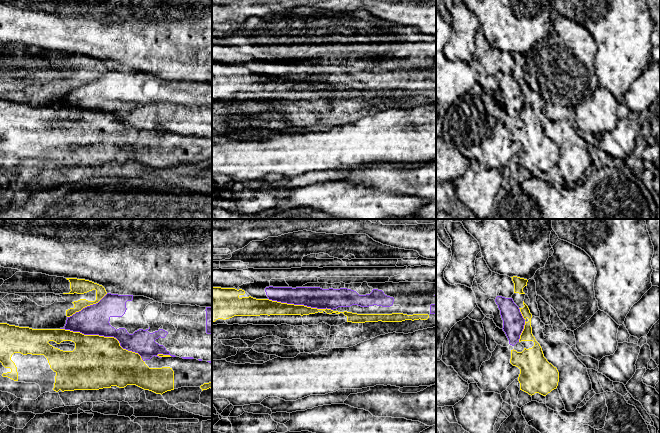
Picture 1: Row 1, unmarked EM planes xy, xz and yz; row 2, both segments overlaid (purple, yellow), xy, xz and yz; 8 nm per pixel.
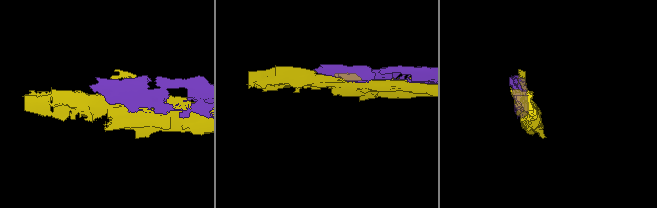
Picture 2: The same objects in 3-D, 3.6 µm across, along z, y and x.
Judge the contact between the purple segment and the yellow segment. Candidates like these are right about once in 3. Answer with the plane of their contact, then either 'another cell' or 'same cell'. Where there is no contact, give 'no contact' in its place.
contact in xy; another cell

